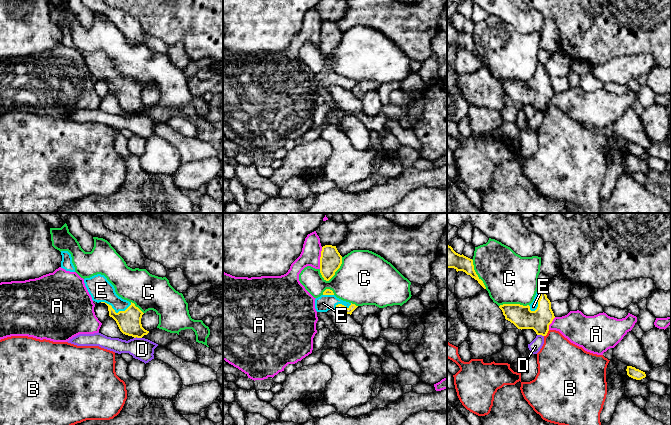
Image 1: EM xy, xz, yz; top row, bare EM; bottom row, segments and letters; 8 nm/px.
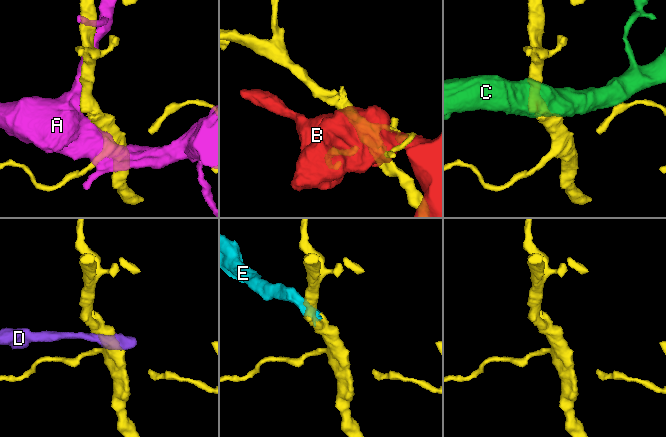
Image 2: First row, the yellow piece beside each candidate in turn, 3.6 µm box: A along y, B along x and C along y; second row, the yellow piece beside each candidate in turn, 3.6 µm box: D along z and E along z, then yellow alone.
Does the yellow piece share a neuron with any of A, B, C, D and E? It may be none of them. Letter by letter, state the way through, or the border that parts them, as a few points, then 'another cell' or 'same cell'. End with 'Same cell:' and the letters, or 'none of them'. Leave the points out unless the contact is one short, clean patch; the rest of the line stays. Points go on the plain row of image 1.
A: another cell
B: another cell
C: another cell
D: another cell
E: way xy (129, 97), (120, 88), (115, 88), (115, 80), (101, 66); same cell
Same cell: E

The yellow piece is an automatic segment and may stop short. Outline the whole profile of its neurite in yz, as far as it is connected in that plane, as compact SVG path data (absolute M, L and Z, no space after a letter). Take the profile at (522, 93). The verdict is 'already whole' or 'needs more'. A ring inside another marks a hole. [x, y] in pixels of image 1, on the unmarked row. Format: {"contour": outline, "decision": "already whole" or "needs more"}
{"contour": "M538 63L530 81L503 80L499 84L505 95L513 99L518 105L533 105L537 111L542 112L547 111L549 101L555 94L551 78L541 63Z", "decision": "needs more"}

